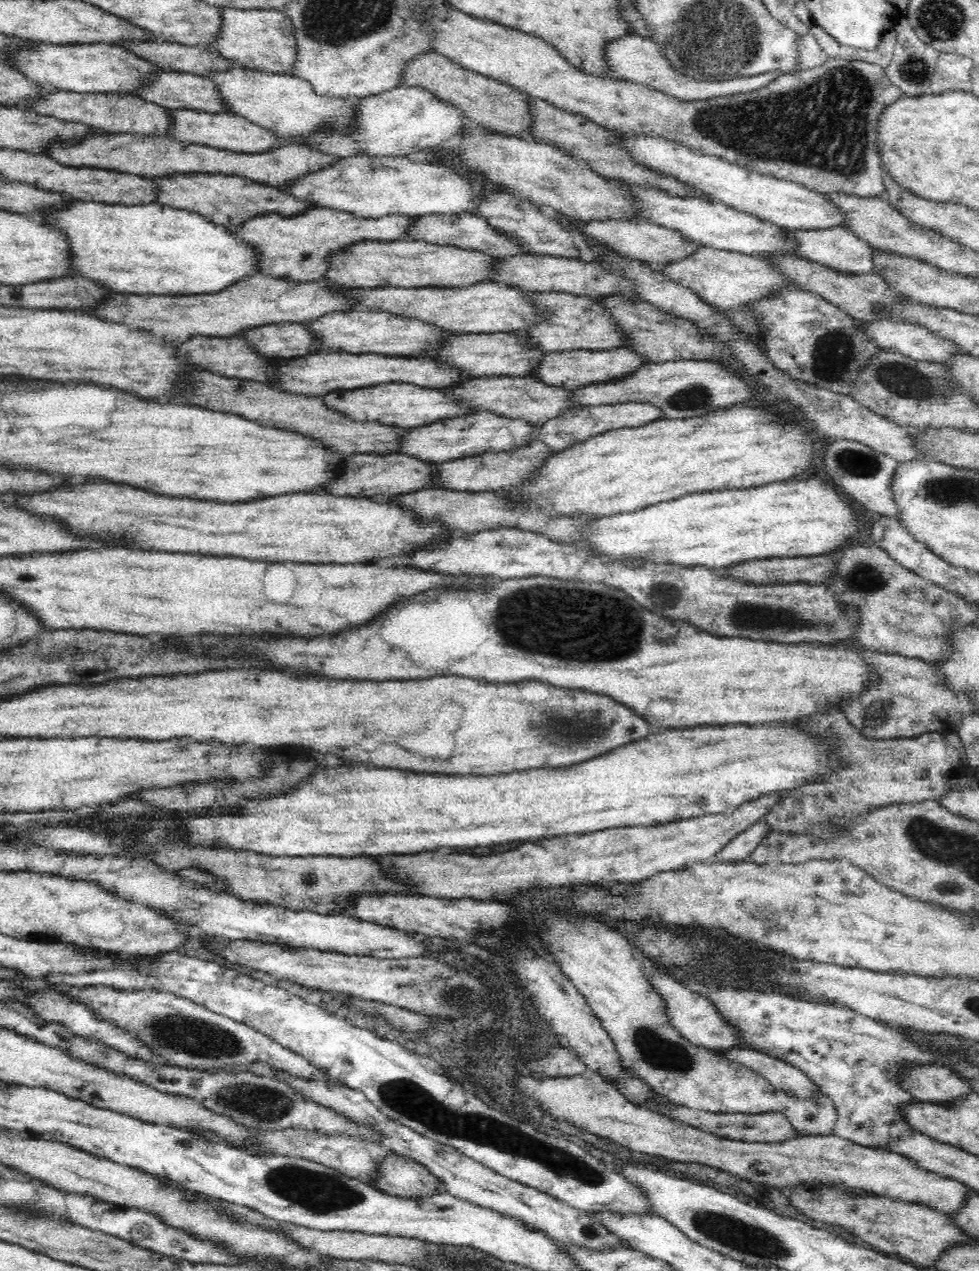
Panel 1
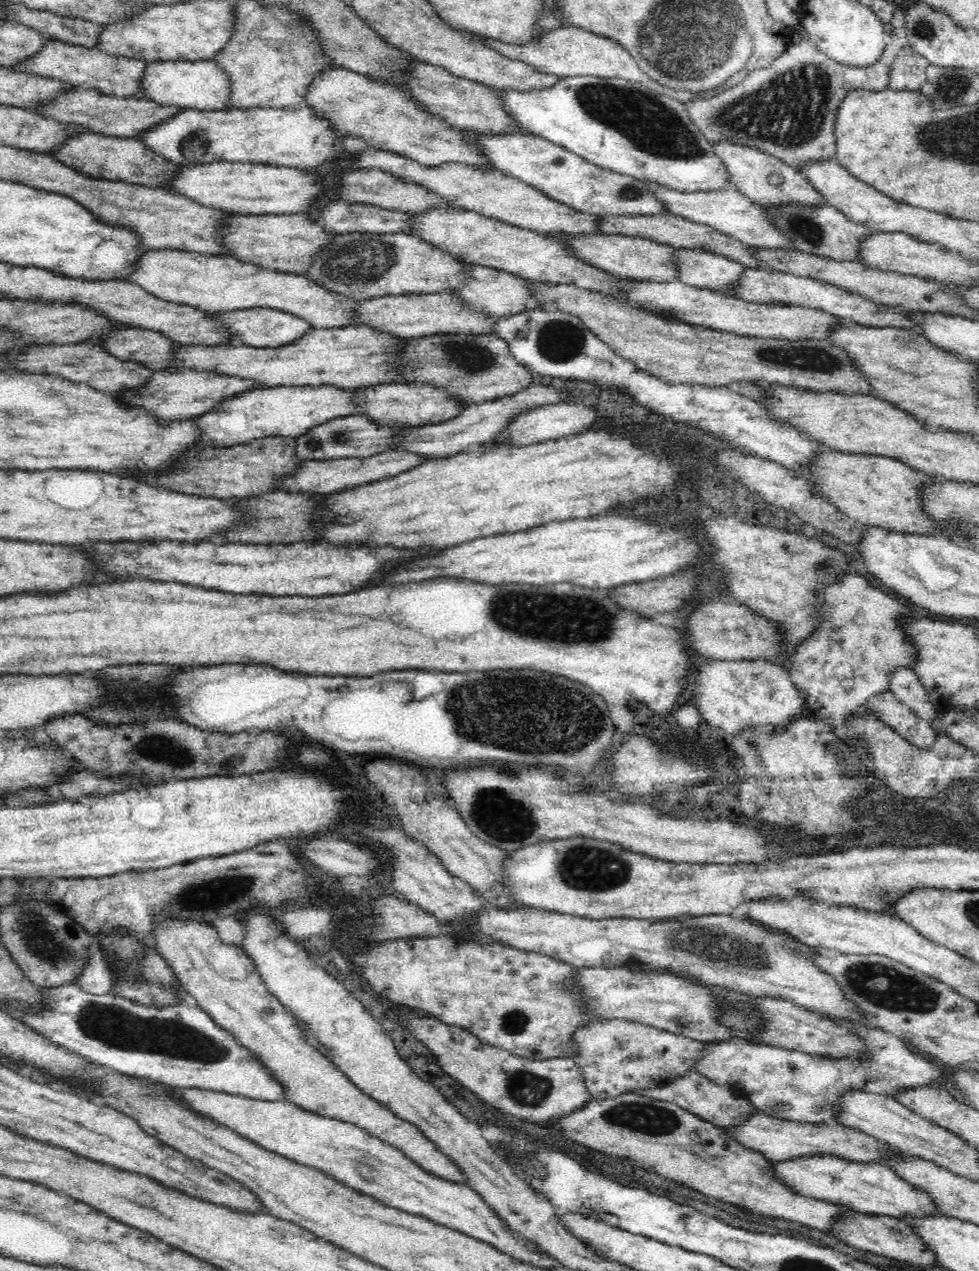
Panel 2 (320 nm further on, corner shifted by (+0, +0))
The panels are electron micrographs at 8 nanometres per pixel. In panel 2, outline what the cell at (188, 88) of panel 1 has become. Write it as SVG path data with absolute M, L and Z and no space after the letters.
M50 40L44 51L32 61L19 67L20 71L32 72L46 78L64 80L73 86L95 89L110 96L146 99L145 76L149 62L134 57L118 57L103 52L98 47L74 45L60 40Z

